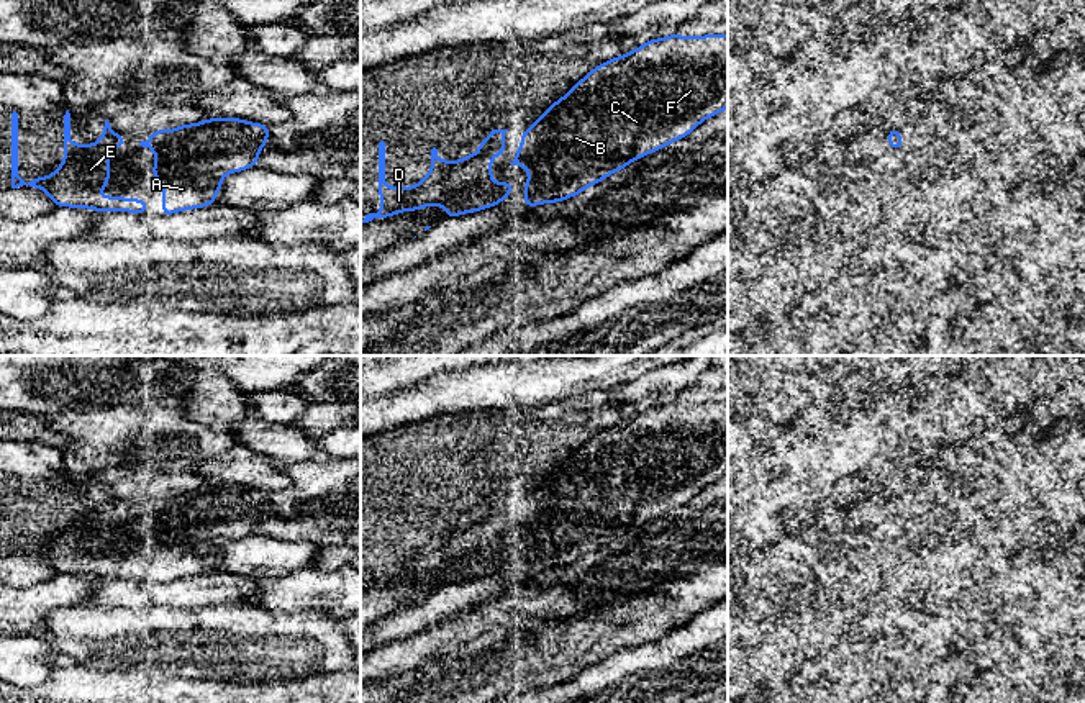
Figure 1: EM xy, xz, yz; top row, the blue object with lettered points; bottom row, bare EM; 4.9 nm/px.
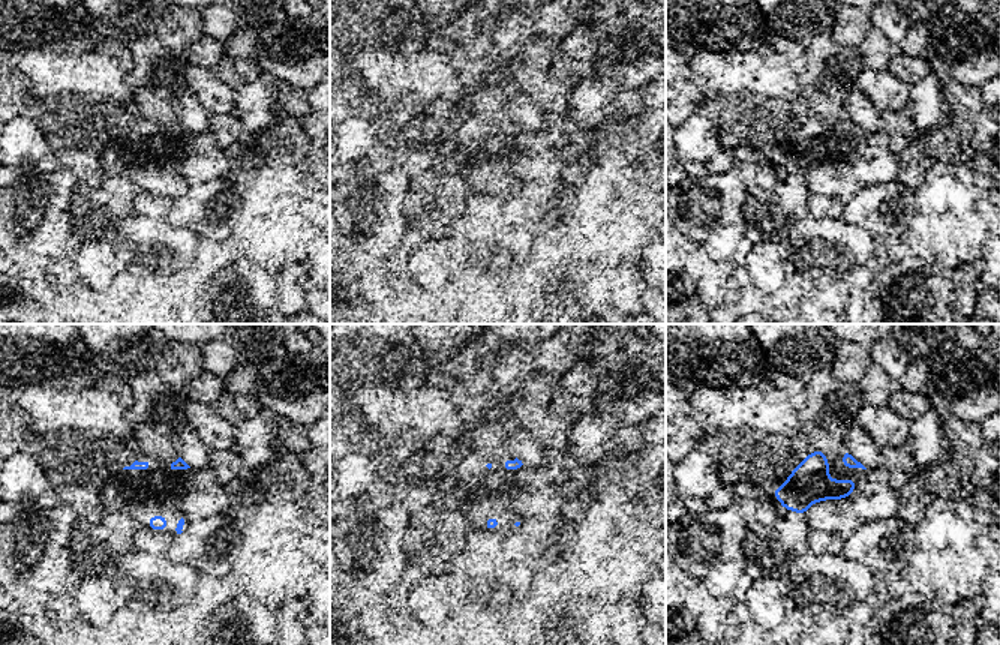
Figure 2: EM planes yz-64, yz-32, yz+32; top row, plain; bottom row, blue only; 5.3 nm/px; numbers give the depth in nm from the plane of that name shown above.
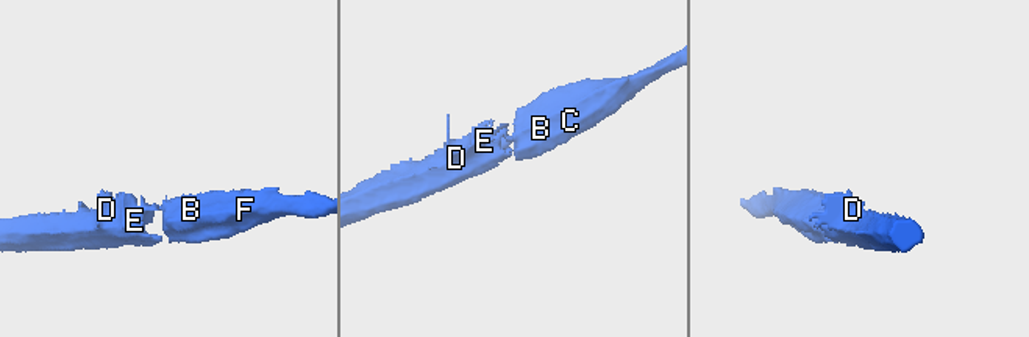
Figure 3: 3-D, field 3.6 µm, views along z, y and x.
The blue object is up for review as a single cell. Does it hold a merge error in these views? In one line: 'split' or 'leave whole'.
leave whole

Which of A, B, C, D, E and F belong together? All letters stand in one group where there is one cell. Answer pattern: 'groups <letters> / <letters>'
groups A B C D E F

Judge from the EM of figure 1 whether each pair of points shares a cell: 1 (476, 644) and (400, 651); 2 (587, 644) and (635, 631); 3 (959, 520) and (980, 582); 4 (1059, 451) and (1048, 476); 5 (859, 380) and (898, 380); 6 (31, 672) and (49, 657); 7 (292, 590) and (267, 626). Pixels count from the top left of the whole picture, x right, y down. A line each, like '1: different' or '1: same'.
1: different
2: same
3: different
4: different
5: same
6: same
7: different

